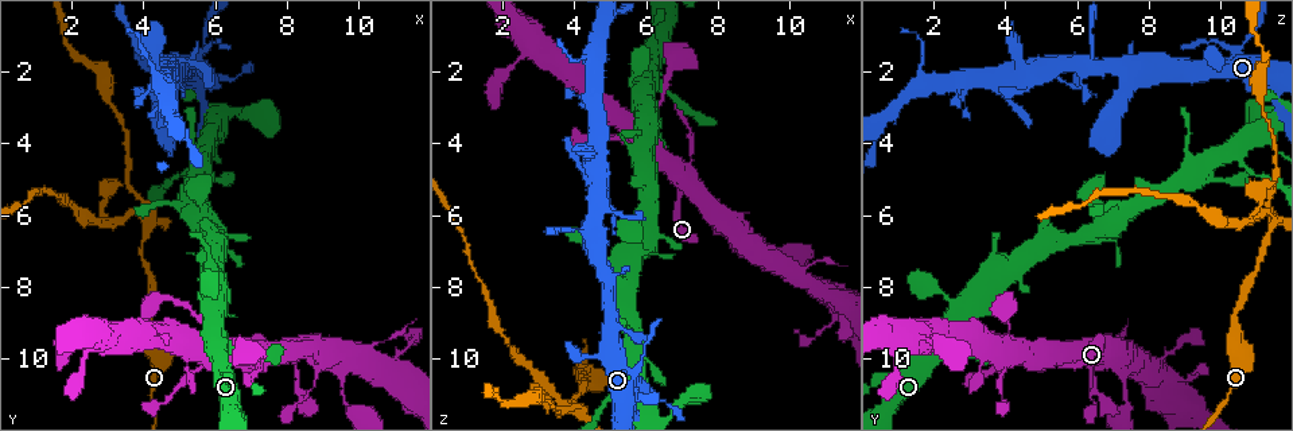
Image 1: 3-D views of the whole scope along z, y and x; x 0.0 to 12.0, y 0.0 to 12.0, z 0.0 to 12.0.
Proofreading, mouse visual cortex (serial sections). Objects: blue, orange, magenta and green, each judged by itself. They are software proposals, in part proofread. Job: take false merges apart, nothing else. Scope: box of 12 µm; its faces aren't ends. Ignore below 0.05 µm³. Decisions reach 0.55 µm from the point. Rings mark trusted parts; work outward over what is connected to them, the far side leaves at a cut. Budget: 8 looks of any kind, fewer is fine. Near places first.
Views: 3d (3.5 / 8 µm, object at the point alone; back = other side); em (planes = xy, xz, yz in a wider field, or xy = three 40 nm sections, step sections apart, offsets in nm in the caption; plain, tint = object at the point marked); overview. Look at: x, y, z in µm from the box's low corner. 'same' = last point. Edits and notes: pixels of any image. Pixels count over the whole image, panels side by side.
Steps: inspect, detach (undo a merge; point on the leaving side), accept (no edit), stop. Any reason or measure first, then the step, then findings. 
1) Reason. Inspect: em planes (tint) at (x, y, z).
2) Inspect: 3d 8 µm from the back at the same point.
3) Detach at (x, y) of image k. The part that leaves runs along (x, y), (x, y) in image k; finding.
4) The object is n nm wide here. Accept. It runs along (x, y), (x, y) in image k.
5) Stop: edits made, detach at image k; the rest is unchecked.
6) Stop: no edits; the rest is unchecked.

Sharp bend. Inspect: 3d 3.5 µm at (5.5, 5.4, 6.4).

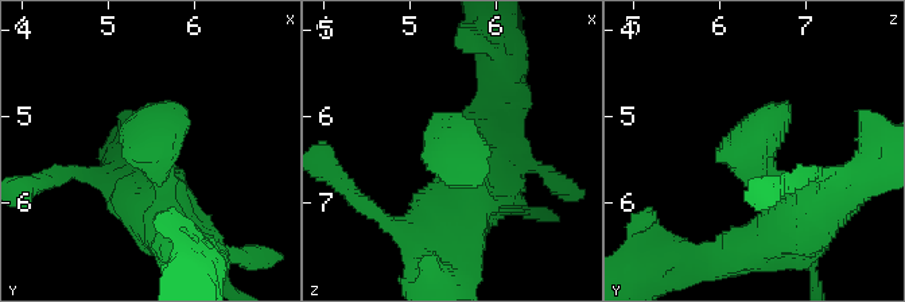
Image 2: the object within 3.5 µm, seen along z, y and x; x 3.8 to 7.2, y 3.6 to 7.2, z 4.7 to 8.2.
Need the tissue. Inspect: em xy step 3 (tint) at (5.50, 5.35, 6.40).

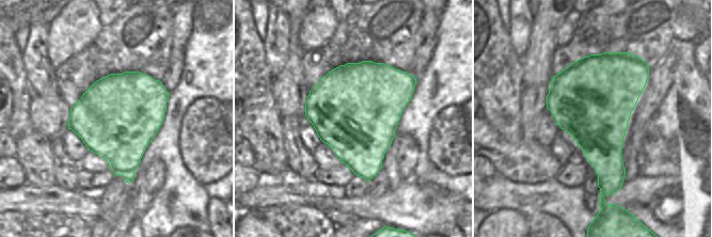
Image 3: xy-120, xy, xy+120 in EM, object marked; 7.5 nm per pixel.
Accept. It runs along (804, 221), (756, 155), (787, 101) in image 2; all the same cell.

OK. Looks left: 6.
Arms run side by side. Inspect: 3d 3.5 µm at (5.7, 9.7, 3.7).

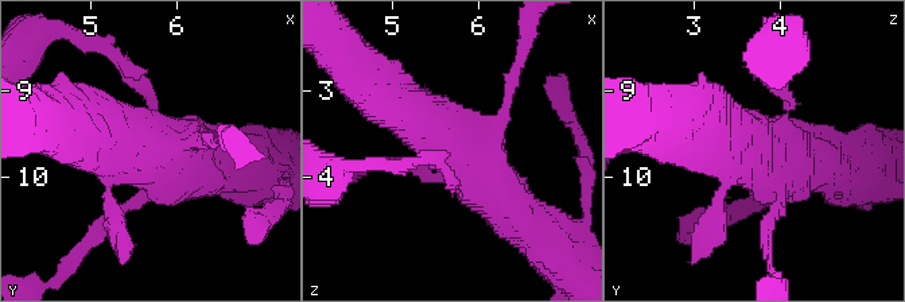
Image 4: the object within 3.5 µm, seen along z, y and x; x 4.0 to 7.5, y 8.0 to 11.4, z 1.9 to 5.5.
Inspect: em xy step 3 (tint) at (5.65, 9.65, 3.65).

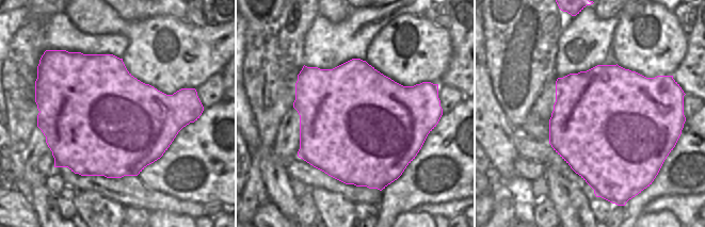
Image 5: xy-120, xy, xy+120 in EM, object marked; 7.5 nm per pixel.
The object is 850 nm wide here. Accept. It runs along (529, 227), (443, 136), (401, 105) in image 4; one cell here.

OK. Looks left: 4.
Inspect: 3d 3.5 µm at (4.8, 2.0, 7.6).

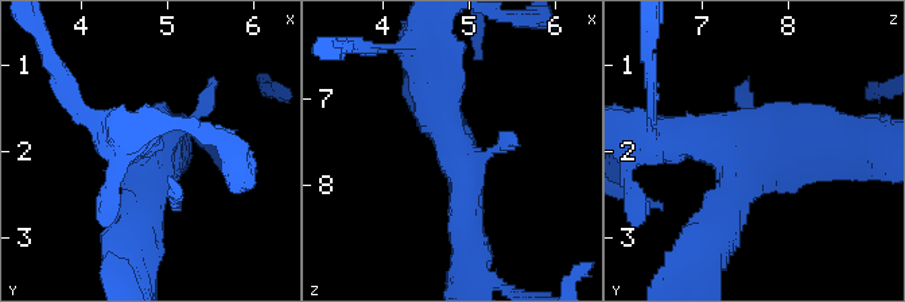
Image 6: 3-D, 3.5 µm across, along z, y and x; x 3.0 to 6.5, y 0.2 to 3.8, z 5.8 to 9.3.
Now the EM. Inspect: em xy step 2 (tint) at (4.85, 1.90, 7.70).

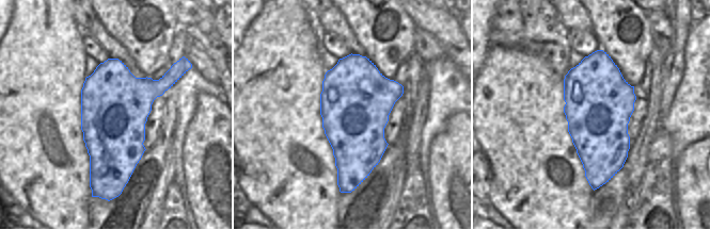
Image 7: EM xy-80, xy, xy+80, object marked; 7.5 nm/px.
Inspect: em xy step 5 (tint) at the same point.

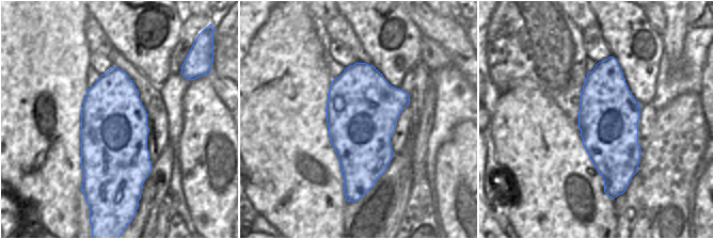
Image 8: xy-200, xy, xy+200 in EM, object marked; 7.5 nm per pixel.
Accept. It runs along (470, 248), (466, 177), (434, 76) in image 6; continuous, no second cell.

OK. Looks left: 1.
Thick turns thin. Inspect: 3d 3.5 µm at (6.0, 5.1, 10.0).

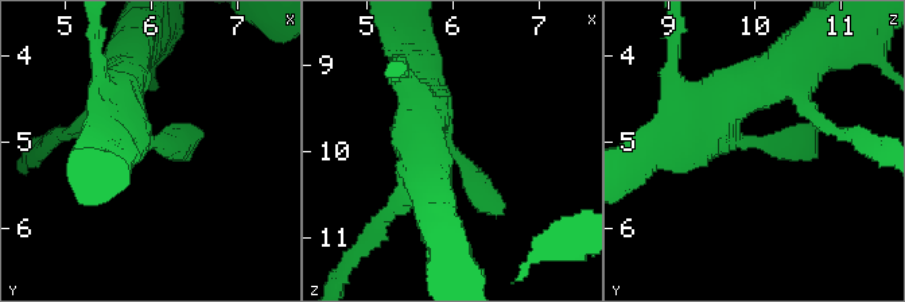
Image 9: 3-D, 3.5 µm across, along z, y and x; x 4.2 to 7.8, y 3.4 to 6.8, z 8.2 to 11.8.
Accept. It runs along (420, 84), (420, 104), (500, 215) in image 9; one cell here.

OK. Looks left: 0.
Stop: no edits; the rest is unchecked.

